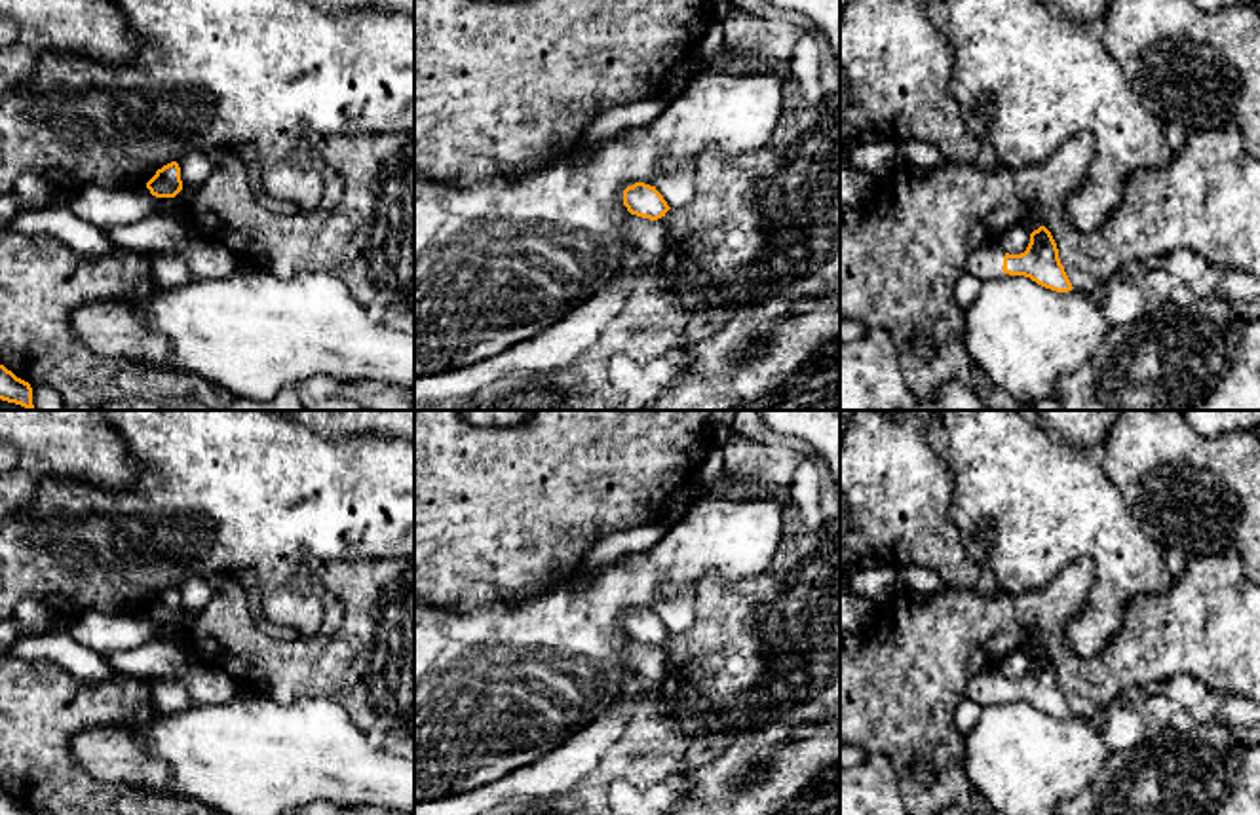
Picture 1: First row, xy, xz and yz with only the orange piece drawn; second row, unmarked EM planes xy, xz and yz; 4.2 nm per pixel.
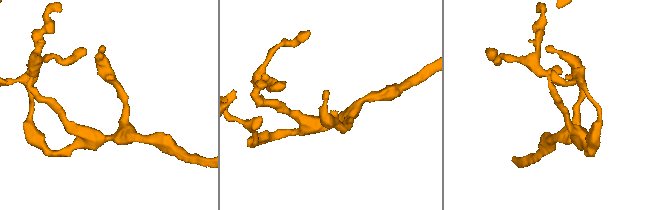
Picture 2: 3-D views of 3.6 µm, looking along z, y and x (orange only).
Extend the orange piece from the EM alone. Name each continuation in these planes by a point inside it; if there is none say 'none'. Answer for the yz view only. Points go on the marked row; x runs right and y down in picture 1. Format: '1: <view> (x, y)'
1: yz (985, 263)

